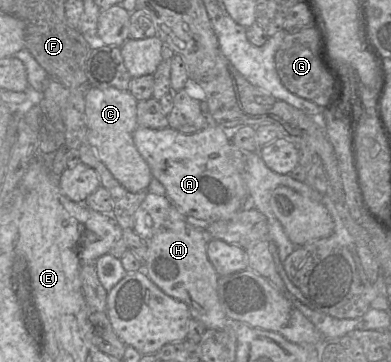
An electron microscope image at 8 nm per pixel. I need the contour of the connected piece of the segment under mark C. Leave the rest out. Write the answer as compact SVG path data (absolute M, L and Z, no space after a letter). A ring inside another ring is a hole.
M93 86L85 90L88 141L112 176L131 193L147 192L153 179L148 164L138 152L133 140L133 133L138 127L137 103L128 90Z

